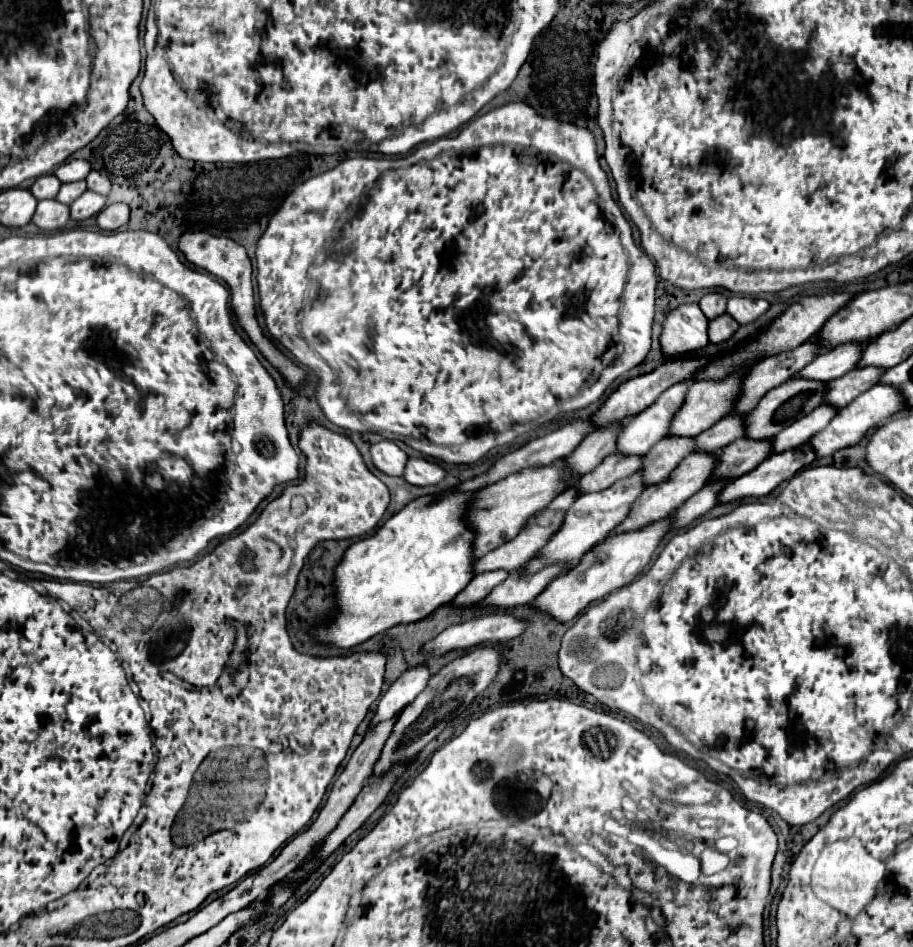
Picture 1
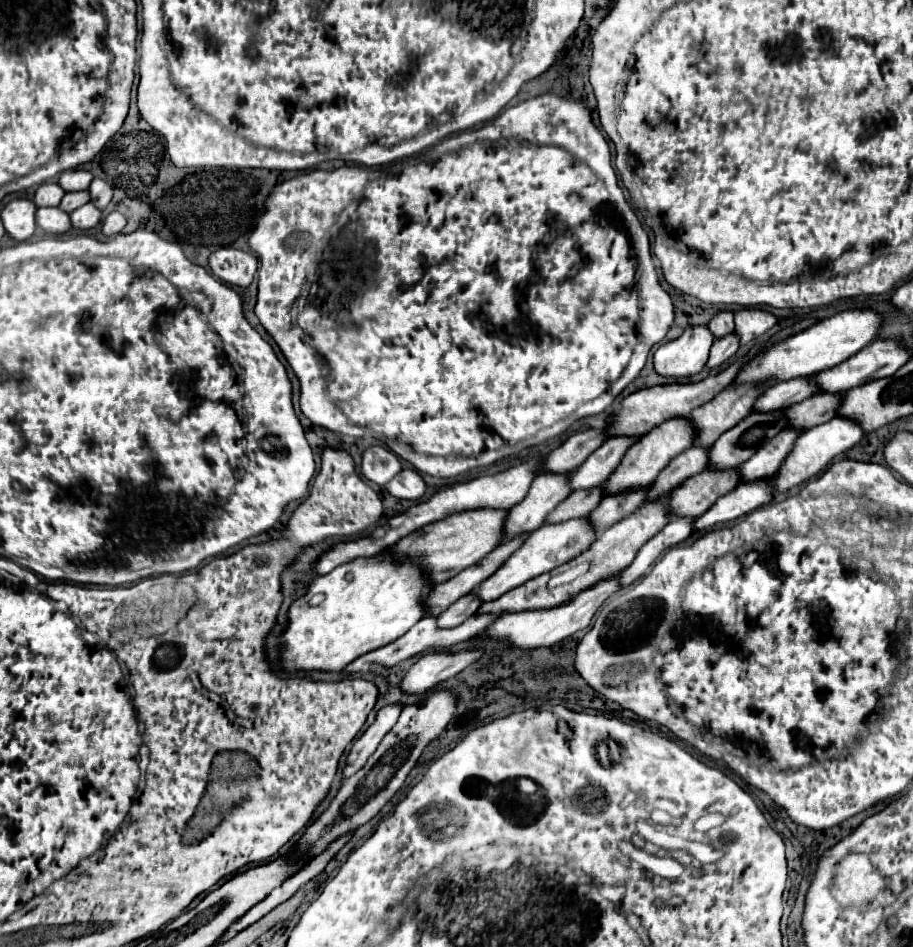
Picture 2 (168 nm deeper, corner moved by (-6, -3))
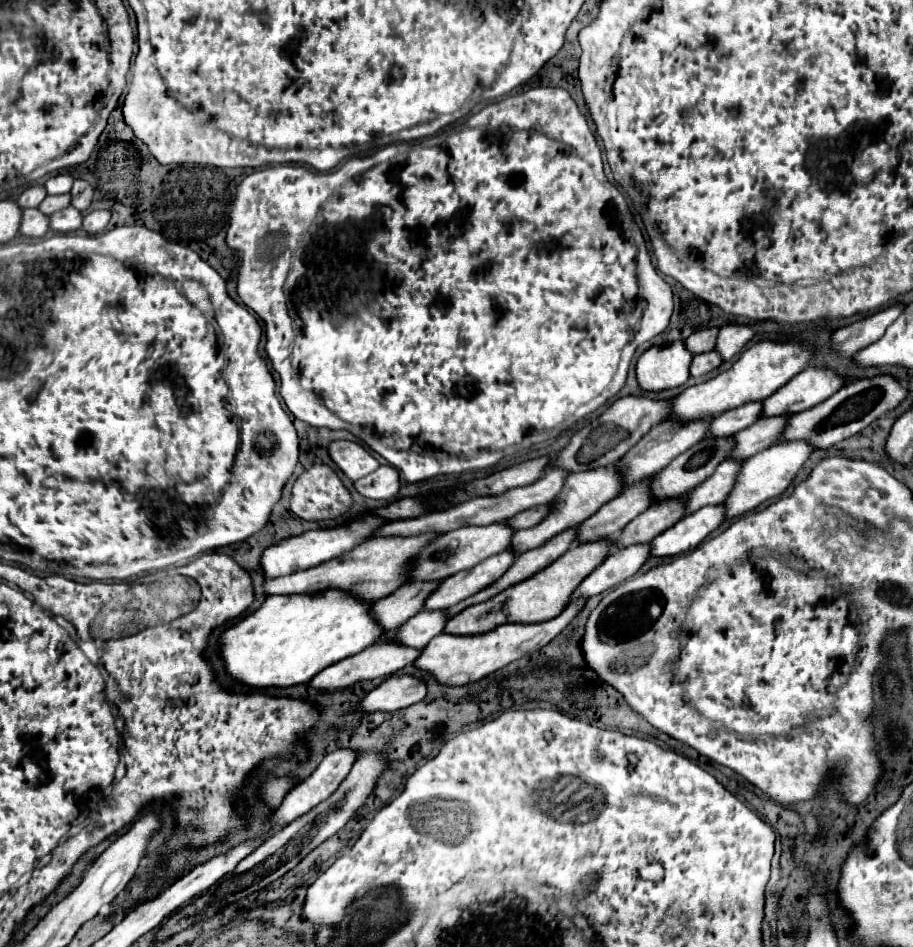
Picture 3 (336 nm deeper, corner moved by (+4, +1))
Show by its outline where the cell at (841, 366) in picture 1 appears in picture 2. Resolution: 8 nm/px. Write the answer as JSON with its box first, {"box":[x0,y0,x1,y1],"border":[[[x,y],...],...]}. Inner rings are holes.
{"box":[754,375,814,411],"border":[[[814,375],[790,379],[786,383],[770,385],[758,397],[758,401],[754,405],[754,411],[786,409],[786,407],[792,407],[794,403],[800,403],[802,399],[808,399],[810,395],[814,395],[814,383],[810,383],[810,379],[814,379]]]}

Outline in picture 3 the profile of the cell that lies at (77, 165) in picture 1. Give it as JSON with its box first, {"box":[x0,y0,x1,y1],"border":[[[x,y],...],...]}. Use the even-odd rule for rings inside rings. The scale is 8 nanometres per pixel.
{"box":[46,173,72,195],"border":[[[60,173],[60,175],[54,175],[46,181],[46,191],[48,195],[62,195],[62,193],[70,193],[72,189],[72,177],[68,173]]]}

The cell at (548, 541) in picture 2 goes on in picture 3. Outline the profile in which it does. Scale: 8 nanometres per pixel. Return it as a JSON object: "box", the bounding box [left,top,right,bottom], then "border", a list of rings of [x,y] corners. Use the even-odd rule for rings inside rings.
{"box":[424,549,516,611],"border":[[[506,549],[498,555],[484,559],[482,563],[478,563],[472,569],[466,569],[466,571],[460,571],[460,573],[448,577],[446,581],[442,581],[436,587],[436,591],[432,591],[432,595],[428,595],[428,599],[424,603],[424,611],[426,609],[428,611],[448,609],[448,607],[464,601],[466,597],[482,591],[484,587],[494,583],[498,577],[502,577],[514,559],[516,559],[516,555],[510,549]]]}

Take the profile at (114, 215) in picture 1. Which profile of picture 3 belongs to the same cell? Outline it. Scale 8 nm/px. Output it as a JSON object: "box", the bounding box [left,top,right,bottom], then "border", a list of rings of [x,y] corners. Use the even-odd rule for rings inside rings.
{"box":[82,209,110,235],"border":[[[100,209],[100,211],[92,211],[92,213],[84,215],[82,229],[84,229],[86,233],[94,235],[94,233],[104,231],[106,225],[108,225],[108,221],[110,221],[110,213],[108,213],[108,211],[104,211],[104,209]]]}

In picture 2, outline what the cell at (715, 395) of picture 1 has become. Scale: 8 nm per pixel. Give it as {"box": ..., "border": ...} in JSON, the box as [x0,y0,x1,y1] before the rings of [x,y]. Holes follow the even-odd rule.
{"box":[602,417,696,495],"border":[[[688,417],[668,419],[666,423],[662,423],[662,427],[654,427],[654,431],[650,431],[650,435],[644,435],[636,445],[632,445],[628,449],[628,453],[624,455],[618,469],[602,483],[606,489],[606,495],[622,493],[632,487],[646,487],[646,485],[654,483],[654,479],[658,477],[662,467],[666,467],[676,455],[680,455],[684,449],[688,449],[694,443],[694,439],[696,439],[696,431]]]}

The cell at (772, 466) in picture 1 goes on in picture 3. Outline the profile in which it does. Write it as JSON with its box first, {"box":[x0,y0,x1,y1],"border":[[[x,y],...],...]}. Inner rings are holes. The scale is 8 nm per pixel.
{"box":[650,507,724,557],"border":[[[702,507],[692,515],[684,515],[668,527],[664,533],[660,533],[656,539],[650,541],[652,553],[650,557],[674,557],[680,553],[686,553],[694,549],[698,543],[702,543],[712,531],[716,531],[724,521],[724,507]]]}

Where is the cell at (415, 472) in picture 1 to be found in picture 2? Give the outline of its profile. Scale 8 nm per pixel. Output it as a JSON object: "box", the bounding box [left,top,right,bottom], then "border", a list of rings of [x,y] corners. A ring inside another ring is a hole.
{"box":[386,469,428,499],"border":[[[402,469],[388,485],[386,485],[388,493],[398,497],[398,499],[420,499],[428,485],[422,479],[422,475],[414,469]]]}

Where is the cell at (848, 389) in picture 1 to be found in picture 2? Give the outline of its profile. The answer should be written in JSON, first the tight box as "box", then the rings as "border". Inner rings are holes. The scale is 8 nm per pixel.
{"box":[786,395,844,429],"border":[[[812,395],[810,399],[804,399],[802,403],[786,409],[786,415],[792,427],[812,429],[820,423],[834,419],[842,399],[844,395]]]}

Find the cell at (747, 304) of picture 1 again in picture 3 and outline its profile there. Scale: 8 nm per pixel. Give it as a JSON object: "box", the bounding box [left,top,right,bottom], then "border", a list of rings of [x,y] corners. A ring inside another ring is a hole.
{"box":[716,325,754,361],"border":[[[726,325],[718,331],[716,351],[722,361],[730,361],[732,357],[740,355],[744,347],[752,341],[754,329],[750,325]]]}

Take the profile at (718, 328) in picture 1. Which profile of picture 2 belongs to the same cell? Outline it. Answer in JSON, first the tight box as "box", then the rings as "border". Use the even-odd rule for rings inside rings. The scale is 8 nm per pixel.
{"box":[708,333,740,367],"border":[[[730,333],[726,335],[726,339],[716,339],[712,349],[710,349],[710,359],[708,359],[708,367],[718,367],[722,365],[728,357],[732,357],[740,347],[740,339],[738,333]]]}

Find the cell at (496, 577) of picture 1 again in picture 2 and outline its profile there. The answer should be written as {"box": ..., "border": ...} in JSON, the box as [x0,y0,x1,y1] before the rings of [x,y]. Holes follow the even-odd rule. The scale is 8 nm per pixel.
{"box":[438,593,482,627],"border":[[[468,593],[466,597],[452,603],[442,615],[438,615],[438,627],[456,627],[468,617],[472,617],[478,607],[482,605],[482,599],[478,599],[476,593]]]}

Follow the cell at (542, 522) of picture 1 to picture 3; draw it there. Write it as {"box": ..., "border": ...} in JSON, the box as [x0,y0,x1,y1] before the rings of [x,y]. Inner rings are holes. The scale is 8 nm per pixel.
{"box":[370,583,440,629],"border":[[[408,583],[404,587],[398,587],[392,595],[386,595],[380,601],[374,601],[370,611],[374,621],[384,629],[400,627],[406,619],[420,613],[424,607],[426,597],[436,589],[440,583]]]}

